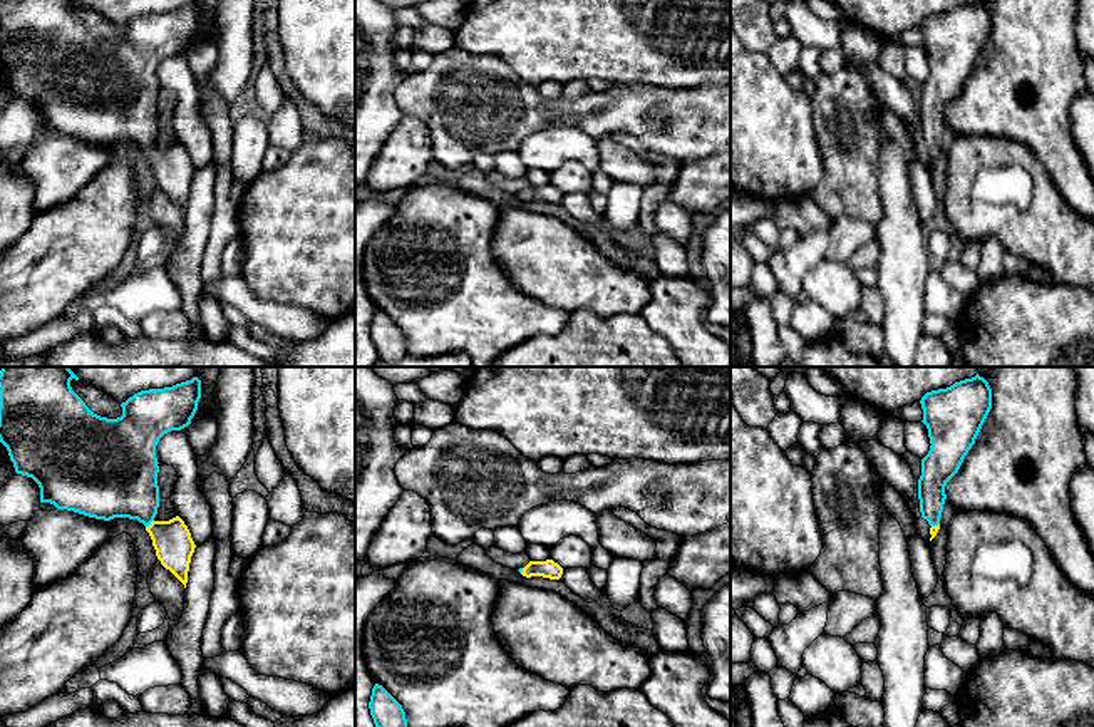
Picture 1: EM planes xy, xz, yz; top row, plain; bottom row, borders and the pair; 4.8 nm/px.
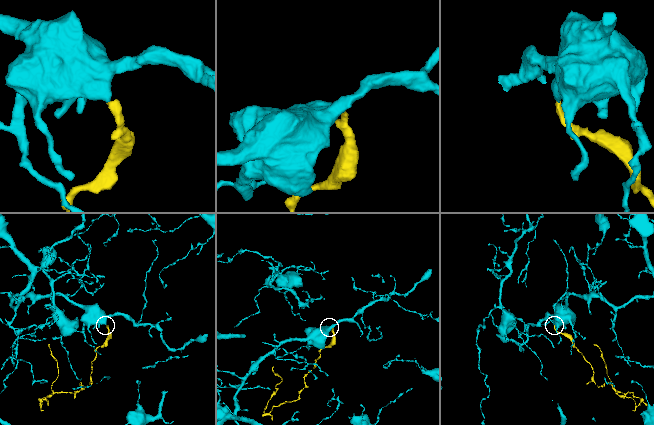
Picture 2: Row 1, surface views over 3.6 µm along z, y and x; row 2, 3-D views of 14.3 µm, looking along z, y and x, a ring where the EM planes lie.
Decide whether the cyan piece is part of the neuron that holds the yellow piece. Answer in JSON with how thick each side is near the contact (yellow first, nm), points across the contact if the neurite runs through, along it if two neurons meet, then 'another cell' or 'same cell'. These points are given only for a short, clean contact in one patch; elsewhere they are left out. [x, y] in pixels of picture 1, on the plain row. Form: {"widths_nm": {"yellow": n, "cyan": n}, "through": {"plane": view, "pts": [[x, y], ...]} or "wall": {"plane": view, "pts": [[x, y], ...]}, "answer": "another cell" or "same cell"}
{"widths_nm": {"yellow": 190, "cyan": 360}, "through": {"plane": "xy", "pts": [[173, 168], [151, 148], [139, 124], [121, 106]]}, "answer": "same cell"}

